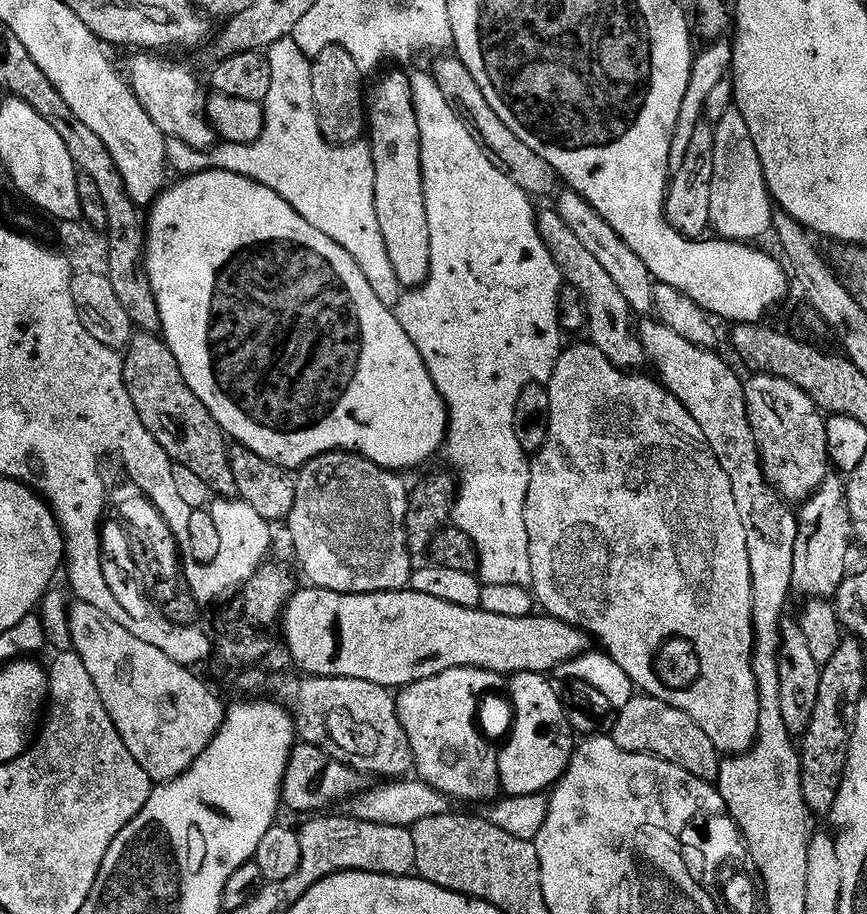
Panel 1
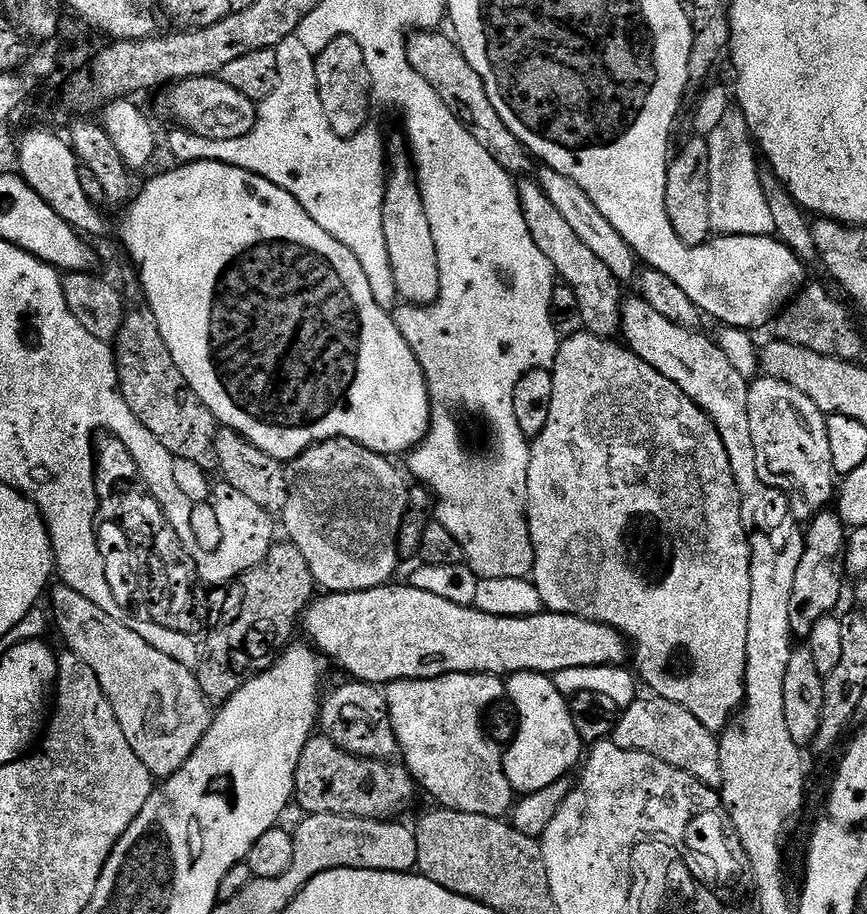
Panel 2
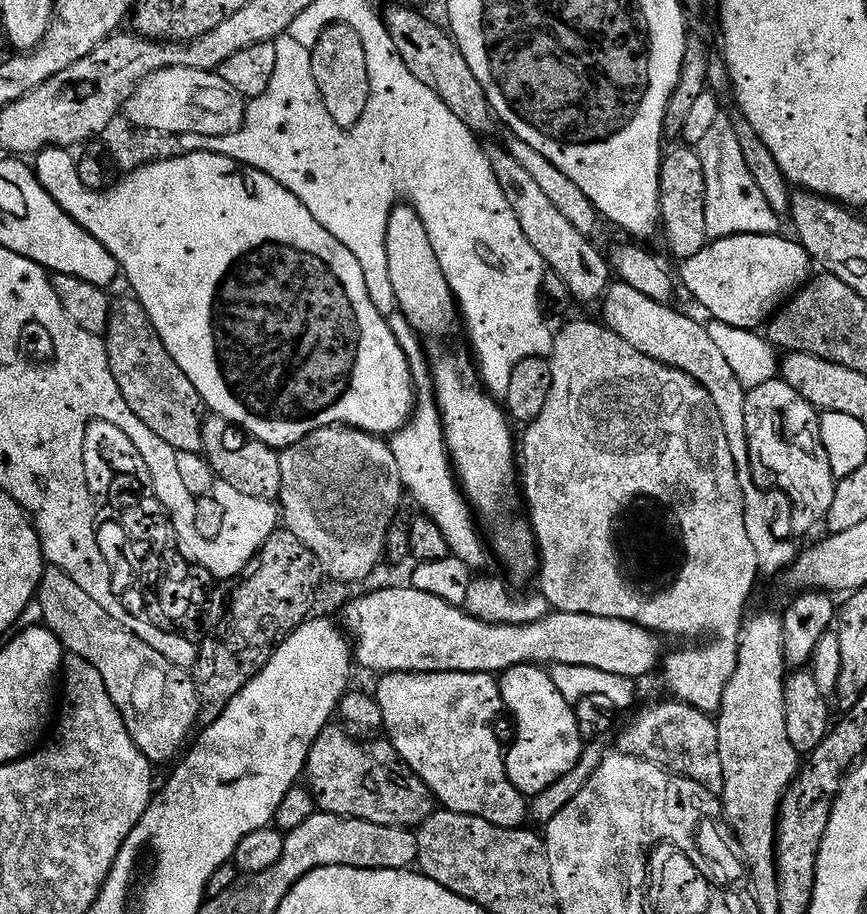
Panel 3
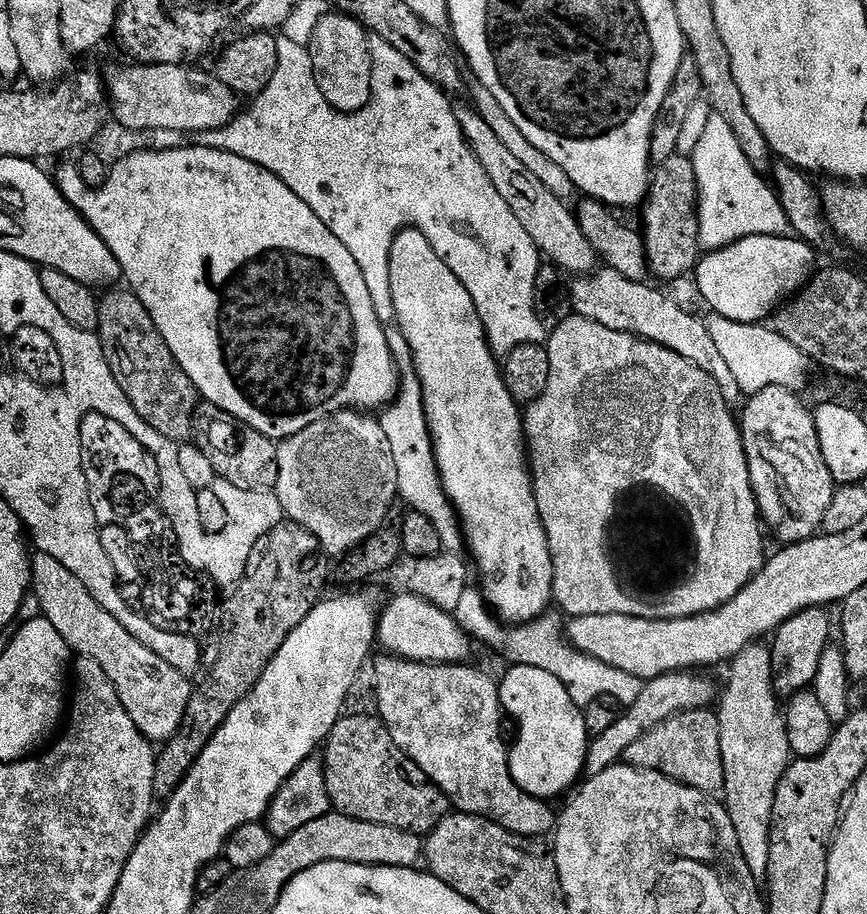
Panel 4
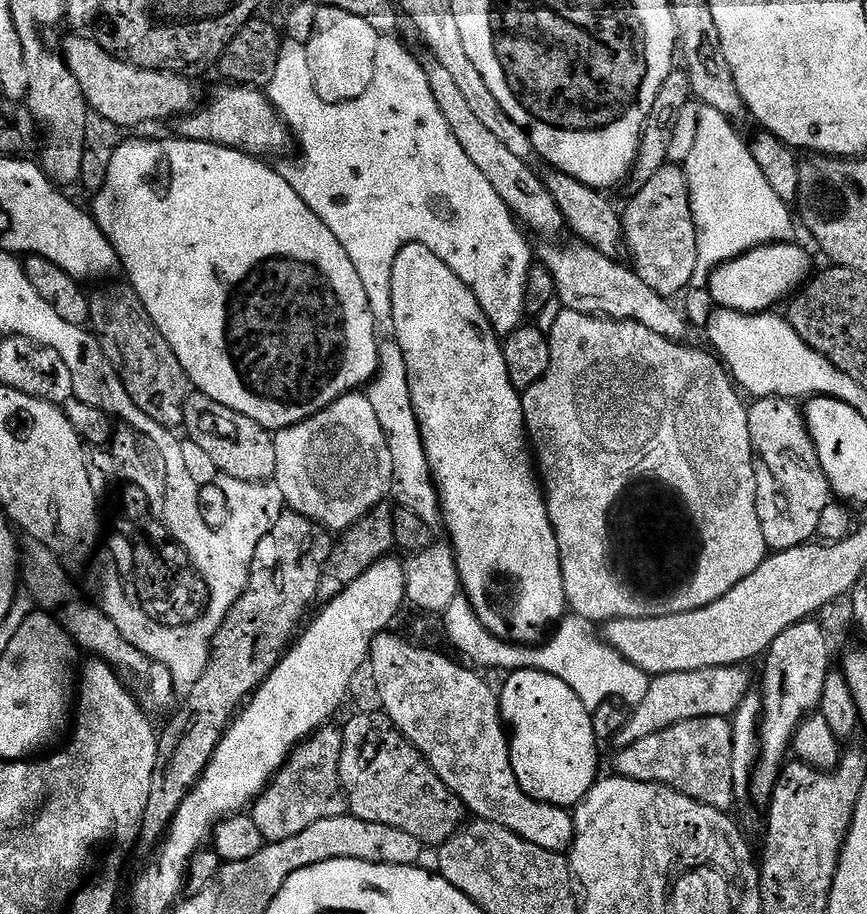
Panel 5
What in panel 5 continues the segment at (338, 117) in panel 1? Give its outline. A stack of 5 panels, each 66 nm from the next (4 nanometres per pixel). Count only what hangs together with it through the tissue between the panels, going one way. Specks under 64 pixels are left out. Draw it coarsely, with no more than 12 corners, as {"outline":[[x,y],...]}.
{"outline":[[319,7],[307,43],[318,94],[336,104],[374,82],[381,39],[366,18]]}

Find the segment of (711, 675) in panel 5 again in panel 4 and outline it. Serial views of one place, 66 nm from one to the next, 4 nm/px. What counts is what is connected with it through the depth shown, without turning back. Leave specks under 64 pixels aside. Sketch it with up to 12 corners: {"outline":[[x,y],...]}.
{"outline":[[685,670],[643,681],[602,735],[591,737],[584,776],[621,763],[631,743],[695,708],[716,684]]}

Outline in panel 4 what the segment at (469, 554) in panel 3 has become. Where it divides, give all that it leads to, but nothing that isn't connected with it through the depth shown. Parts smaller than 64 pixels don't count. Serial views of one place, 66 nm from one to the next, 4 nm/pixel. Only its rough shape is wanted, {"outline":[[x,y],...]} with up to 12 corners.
{"outline":[[384,332],[400,383],[378,419],[399,499],[434,525],[445,553],[466,548],[442,486],[413,352]]}

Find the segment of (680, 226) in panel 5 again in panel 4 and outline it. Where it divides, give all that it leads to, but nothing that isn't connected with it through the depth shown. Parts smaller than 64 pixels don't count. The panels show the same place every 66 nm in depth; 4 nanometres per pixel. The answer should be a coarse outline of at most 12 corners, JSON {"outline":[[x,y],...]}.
{"outline":[[691,156],[655,165],[642,235],[653,277],[702,256]]}

